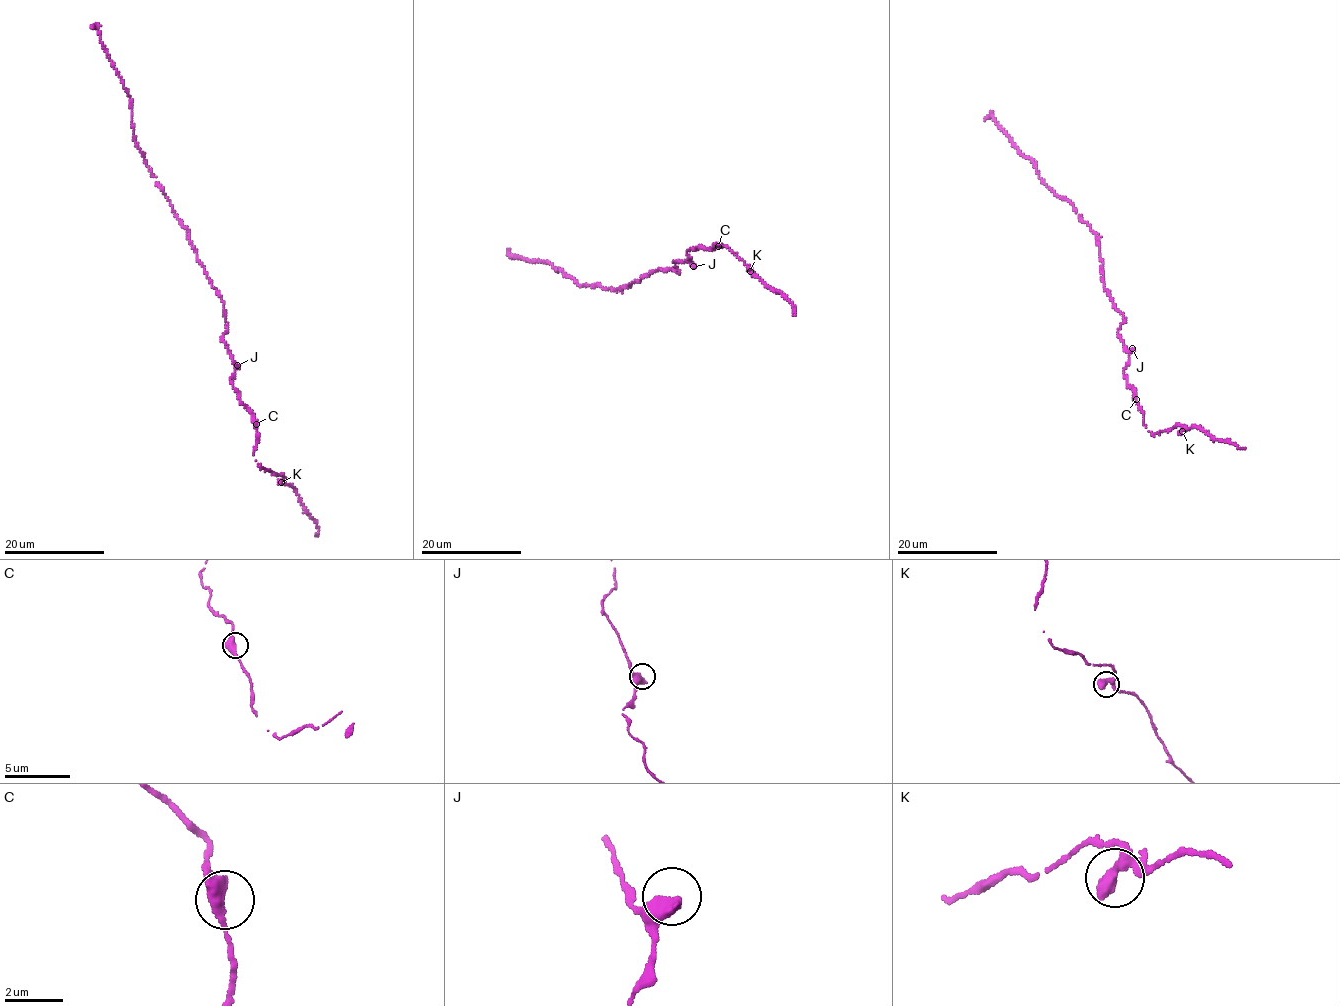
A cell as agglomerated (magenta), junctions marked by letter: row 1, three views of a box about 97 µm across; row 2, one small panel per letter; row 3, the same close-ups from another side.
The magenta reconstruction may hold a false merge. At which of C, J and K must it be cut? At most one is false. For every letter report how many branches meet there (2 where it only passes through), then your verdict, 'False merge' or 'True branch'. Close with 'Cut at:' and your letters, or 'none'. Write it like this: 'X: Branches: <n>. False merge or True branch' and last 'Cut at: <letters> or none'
C: Branches: 2. True branch
J: Branches: 2. True branch
K: Branches: 2. True branch
Cut at: none

